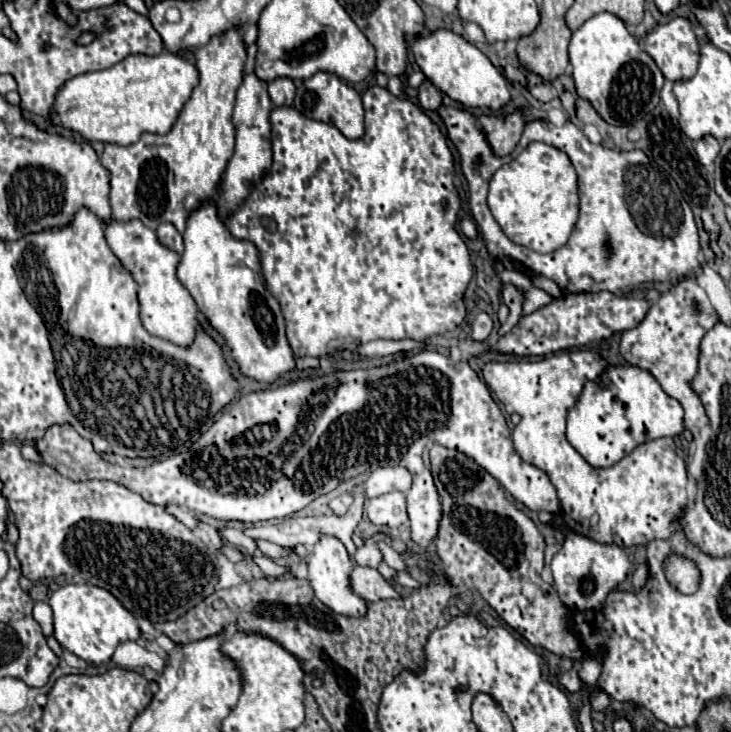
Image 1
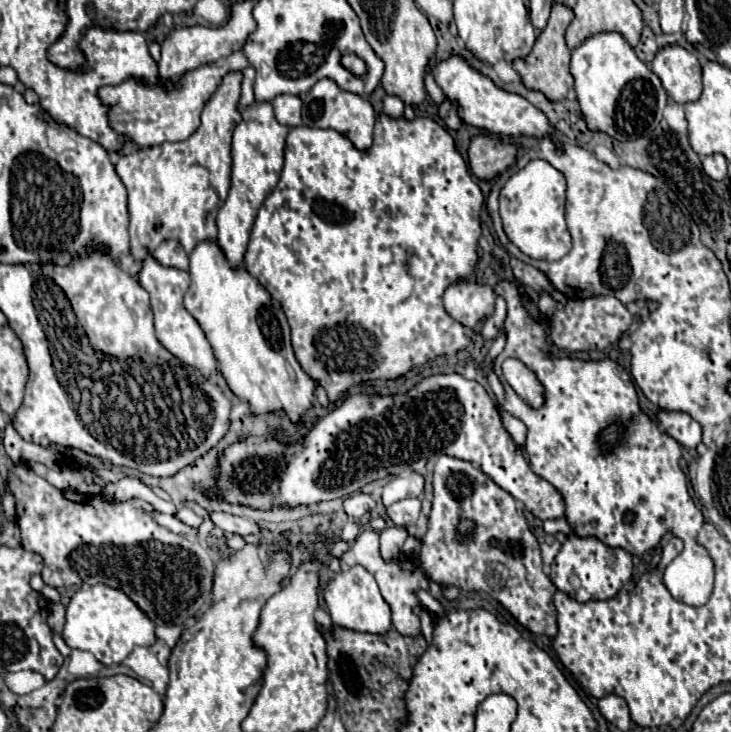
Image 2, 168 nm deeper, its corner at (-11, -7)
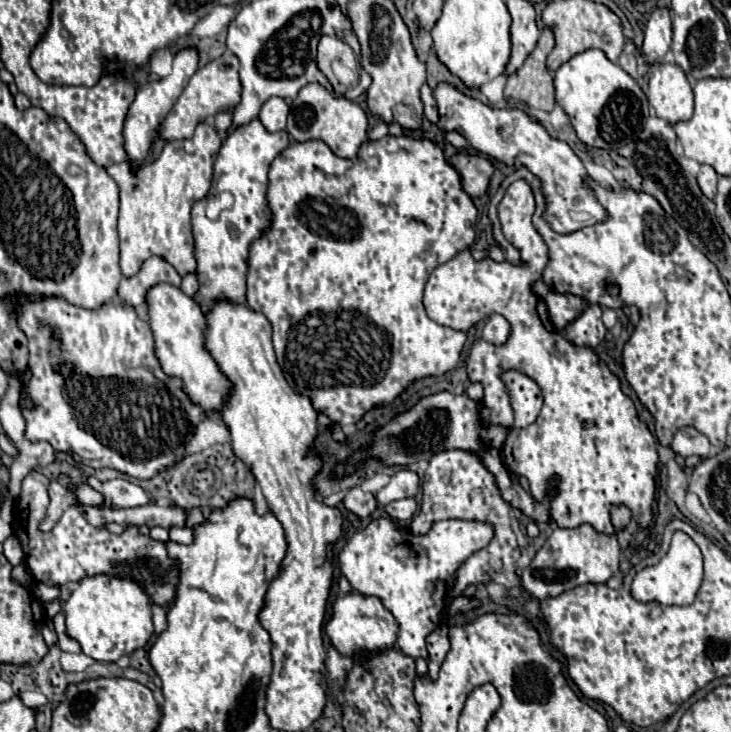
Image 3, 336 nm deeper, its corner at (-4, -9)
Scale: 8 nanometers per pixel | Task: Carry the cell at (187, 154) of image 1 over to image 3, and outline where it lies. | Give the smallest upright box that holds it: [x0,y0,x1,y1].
[107,122,223,276]

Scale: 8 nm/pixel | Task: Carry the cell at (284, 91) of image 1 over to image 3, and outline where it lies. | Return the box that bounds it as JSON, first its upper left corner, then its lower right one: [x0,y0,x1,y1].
[259,96,289,132]

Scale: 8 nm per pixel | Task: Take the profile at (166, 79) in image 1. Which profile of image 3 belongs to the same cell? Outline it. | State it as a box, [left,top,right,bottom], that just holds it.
[157,50,241,140]

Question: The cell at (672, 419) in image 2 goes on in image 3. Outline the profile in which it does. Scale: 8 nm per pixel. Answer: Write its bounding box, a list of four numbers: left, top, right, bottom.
[673,428,711,458]

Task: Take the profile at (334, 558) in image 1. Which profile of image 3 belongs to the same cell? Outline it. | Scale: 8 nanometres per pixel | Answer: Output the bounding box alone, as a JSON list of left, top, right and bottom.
[325,590,397,658]

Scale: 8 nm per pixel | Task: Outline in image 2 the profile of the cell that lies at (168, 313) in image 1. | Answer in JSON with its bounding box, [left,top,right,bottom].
[138,256,218,378]

